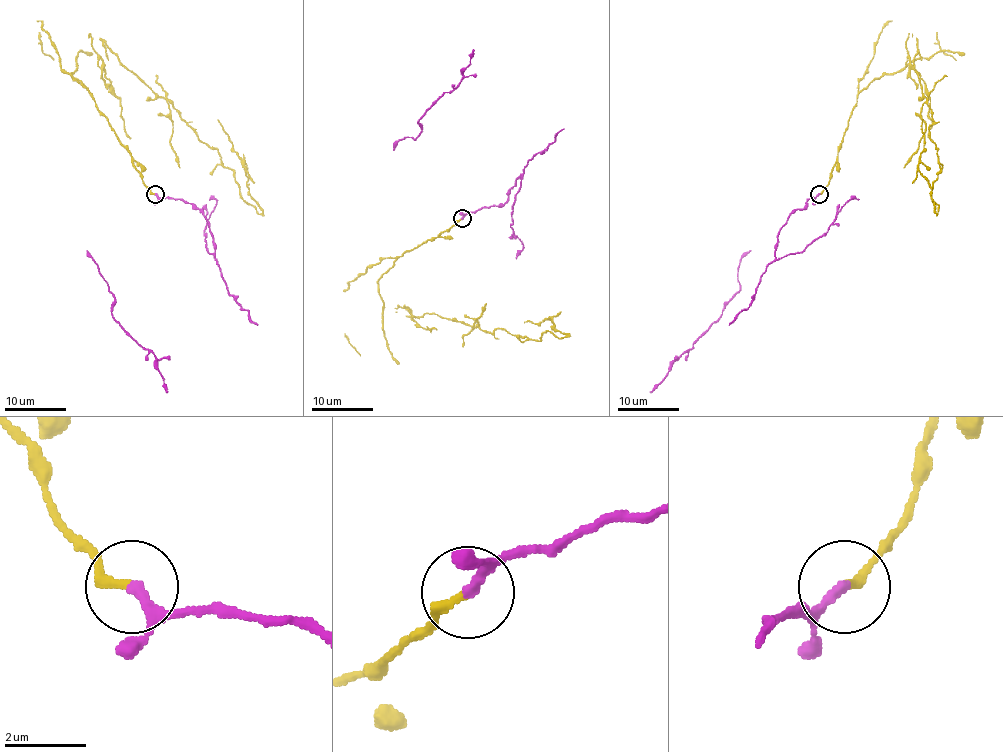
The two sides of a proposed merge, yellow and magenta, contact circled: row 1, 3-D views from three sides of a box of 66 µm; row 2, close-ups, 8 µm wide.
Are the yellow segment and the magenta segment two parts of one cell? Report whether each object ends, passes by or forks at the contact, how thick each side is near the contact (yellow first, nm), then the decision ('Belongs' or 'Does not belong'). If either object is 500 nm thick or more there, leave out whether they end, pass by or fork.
At the ring yellow ends. At the ring magenta ends. Thickness 240 nm (yellow) against 260 nm. Does not belong

